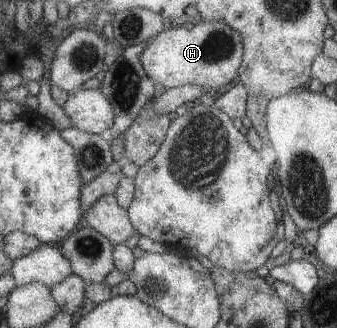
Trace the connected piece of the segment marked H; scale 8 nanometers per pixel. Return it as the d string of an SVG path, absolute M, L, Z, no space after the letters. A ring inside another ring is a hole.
M202 20L193 22L192 28L175 27L159 32L152 38L151 43L143 46L143 50L138 54L140 66L144 69L146 76L152 82L155 82L158 90L191 84L192 86L200 86L200 88L207 88L212 91L219 86L228 84L236 76L236 70L241 66L243 45L242 37L236 30L228 26L228 24L224 24L224 22Z

